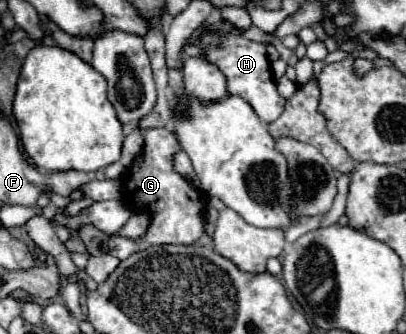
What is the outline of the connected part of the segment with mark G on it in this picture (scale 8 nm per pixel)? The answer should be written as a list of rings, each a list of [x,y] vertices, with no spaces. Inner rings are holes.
[[[165,128],[143,132],[145,146],[123,178],[123,202],[133,210],[145,210],[153,216],[153,224],[145,234],[149,244],[193,244],[203,236],[205,194],[193,188],[183,176],[173,170],[173,154],[179,150],[177,138]]]

